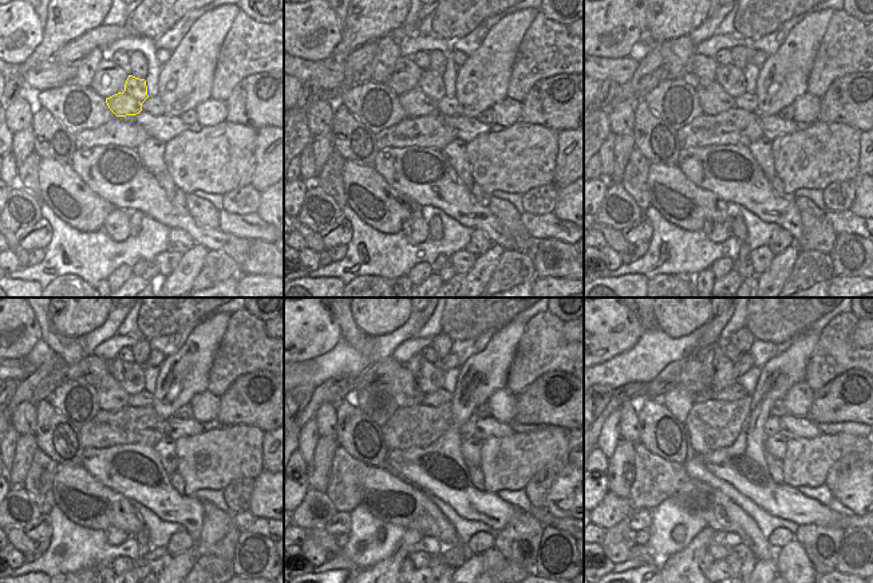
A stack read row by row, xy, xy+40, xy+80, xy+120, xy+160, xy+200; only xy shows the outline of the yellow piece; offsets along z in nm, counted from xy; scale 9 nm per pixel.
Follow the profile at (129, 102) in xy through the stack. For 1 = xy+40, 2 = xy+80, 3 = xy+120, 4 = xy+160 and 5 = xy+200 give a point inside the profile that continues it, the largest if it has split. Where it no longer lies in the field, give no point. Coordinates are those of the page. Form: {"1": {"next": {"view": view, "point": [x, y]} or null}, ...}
{"1": {"next": {"view": "xy+40", "point": [422, 101]}}, "2": {"next": {"view": "xy+80", "point": [719, 95]}}, "3": {"next": {"view": "xy+120", "point": [114, 389]}}, "4": {"next": {"view": "xy+160", "point": [409, 383]}}, "5": {"next": {"view": "xy+200", "point": [715, 371]}}}

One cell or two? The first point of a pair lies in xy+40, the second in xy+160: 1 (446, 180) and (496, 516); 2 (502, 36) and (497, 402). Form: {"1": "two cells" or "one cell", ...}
{"1": "one cell", "2": "two cells"}

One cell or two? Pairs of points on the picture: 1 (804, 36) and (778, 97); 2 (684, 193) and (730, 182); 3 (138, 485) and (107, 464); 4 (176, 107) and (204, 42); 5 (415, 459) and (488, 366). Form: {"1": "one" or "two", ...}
{"1": "one", "2": "two", "3": "one", "4": "one", "5": "one"}

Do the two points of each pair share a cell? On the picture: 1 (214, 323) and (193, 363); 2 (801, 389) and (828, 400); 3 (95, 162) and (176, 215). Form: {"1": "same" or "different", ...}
{"1": "same", "2": "different", "3": "same"}

